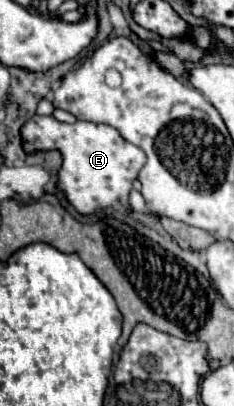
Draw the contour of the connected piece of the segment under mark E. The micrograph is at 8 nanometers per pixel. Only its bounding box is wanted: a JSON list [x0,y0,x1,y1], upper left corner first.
[21,114,145,214]

